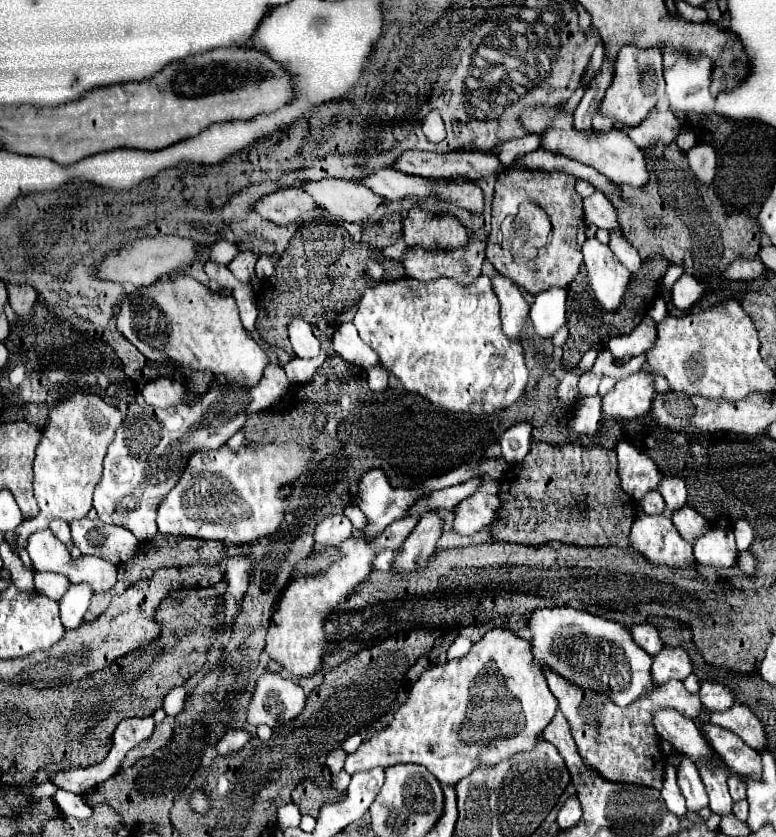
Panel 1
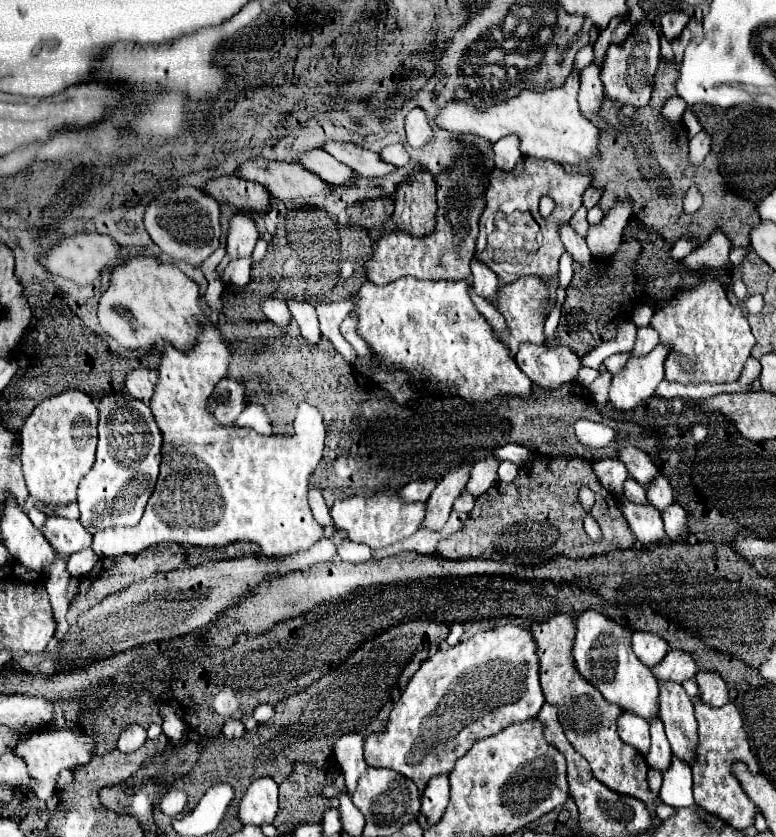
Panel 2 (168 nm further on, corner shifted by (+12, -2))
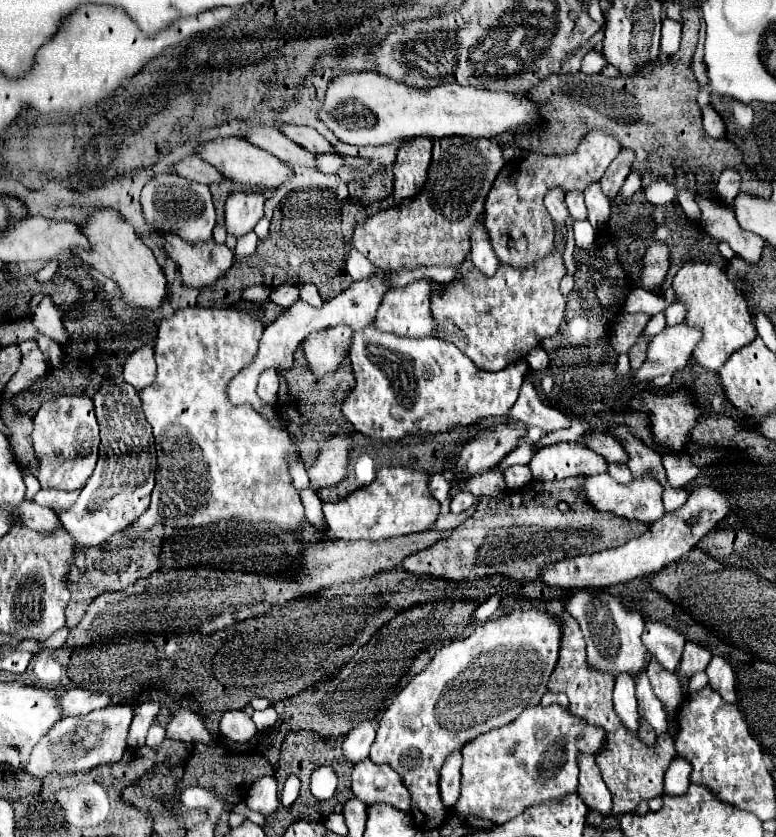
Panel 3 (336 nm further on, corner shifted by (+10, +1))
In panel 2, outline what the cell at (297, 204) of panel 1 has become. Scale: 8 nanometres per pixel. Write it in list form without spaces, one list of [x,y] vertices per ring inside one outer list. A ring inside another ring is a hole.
[[[223,176],[207,182],[205,192],[219,204],[231,204],[245,212],[269,212],[273,204],[273,196],[265,186],[237,176]]]

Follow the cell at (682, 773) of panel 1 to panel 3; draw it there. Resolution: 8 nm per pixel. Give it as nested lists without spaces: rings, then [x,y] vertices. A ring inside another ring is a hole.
[[[641,671],[635,679],[635,695],[637,695],[637,703],[639,703],[639,713],[653,725],[657,735],[665,733],[667,731],[665,709],[663,709],[661,701],[657,699],[657,695],[653,693],[645,671]]]

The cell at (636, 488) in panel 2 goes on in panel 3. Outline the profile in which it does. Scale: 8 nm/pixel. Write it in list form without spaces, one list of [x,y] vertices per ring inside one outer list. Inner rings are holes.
[[[607,463],[607,473],[619,483],[629,483],[633,479],[627,465],[621,465],[621,463]]]

